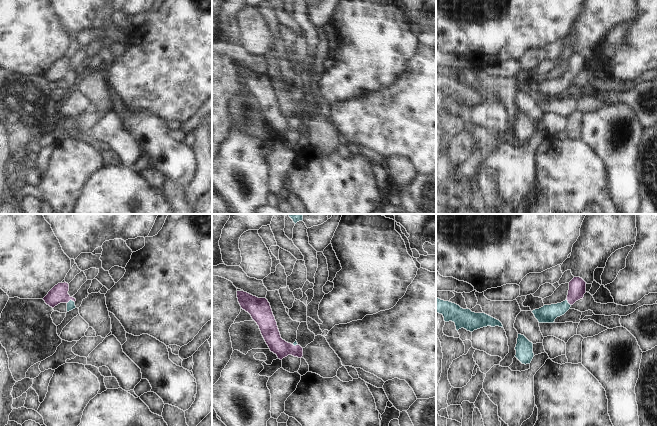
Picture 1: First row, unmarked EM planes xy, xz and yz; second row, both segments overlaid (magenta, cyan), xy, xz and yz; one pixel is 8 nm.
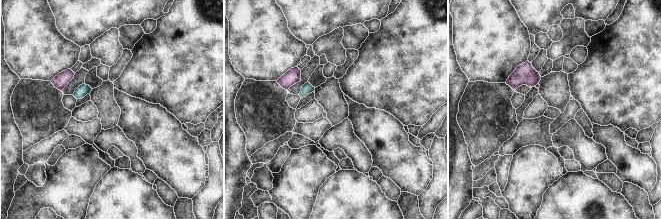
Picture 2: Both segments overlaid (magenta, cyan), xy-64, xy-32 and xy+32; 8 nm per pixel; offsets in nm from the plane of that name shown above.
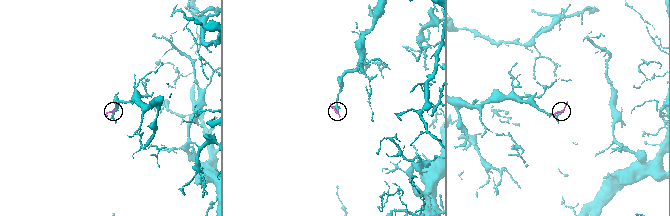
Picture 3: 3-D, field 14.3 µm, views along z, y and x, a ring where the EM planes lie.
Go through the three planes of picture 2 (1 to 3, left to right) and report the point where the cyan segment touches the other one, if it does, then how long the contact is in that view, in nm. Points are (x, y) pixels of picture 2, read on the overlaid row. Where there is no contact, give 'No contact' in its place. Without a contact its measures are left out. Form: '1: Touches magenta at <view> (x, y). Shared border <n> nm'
1: No contact
2: No contact
3: No contact

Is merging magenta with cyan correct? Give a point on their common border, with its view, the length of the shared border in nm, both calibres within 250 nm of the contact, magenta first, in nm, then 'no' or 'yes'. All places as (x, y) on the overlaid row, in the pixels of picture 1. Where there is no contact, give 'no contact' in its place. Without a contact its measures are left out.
xy (70, 299) | 70 nm | 150/60 nm | yes

